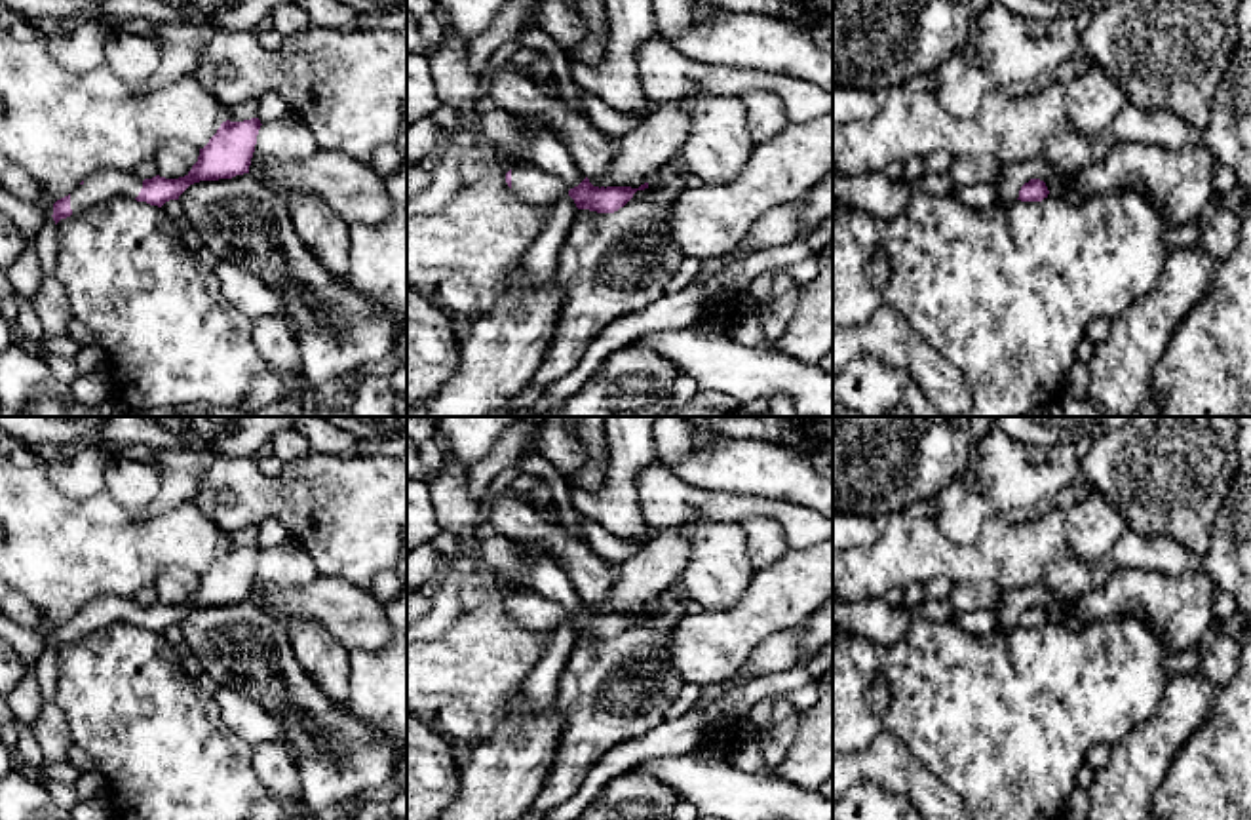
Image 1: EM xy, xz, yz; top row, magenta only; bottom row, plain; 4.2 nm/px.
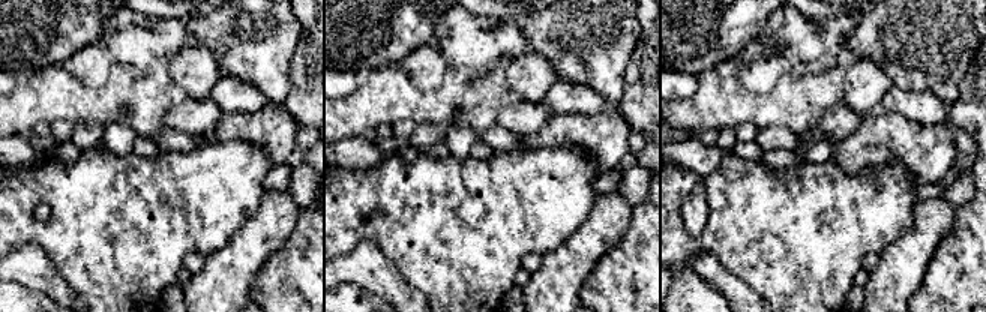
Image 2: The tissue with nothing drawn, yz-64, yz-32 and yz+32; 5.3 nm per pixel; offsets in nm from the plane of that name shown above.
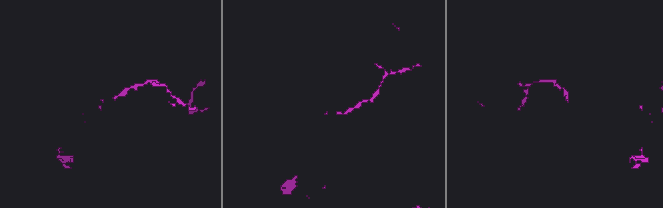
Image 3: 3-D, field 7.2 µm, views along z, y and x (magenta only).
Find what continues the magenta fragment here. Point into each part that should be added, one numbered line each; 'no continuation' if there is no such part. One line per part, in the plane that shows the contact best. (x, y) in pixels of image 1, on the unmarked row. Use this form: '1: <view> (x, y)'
1: xy (101, 611)

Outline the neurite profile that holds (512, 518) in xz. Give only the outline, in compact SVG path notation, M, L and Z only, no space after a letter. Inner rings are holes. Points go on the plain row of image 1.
M511 491L485 493L487 521L496 537L513 544L538 544L553 559L565 561L565 571L584 603L606 597L618 580L620 565L603 559L586 540L572 537L565 525L546 521L536 508Z

